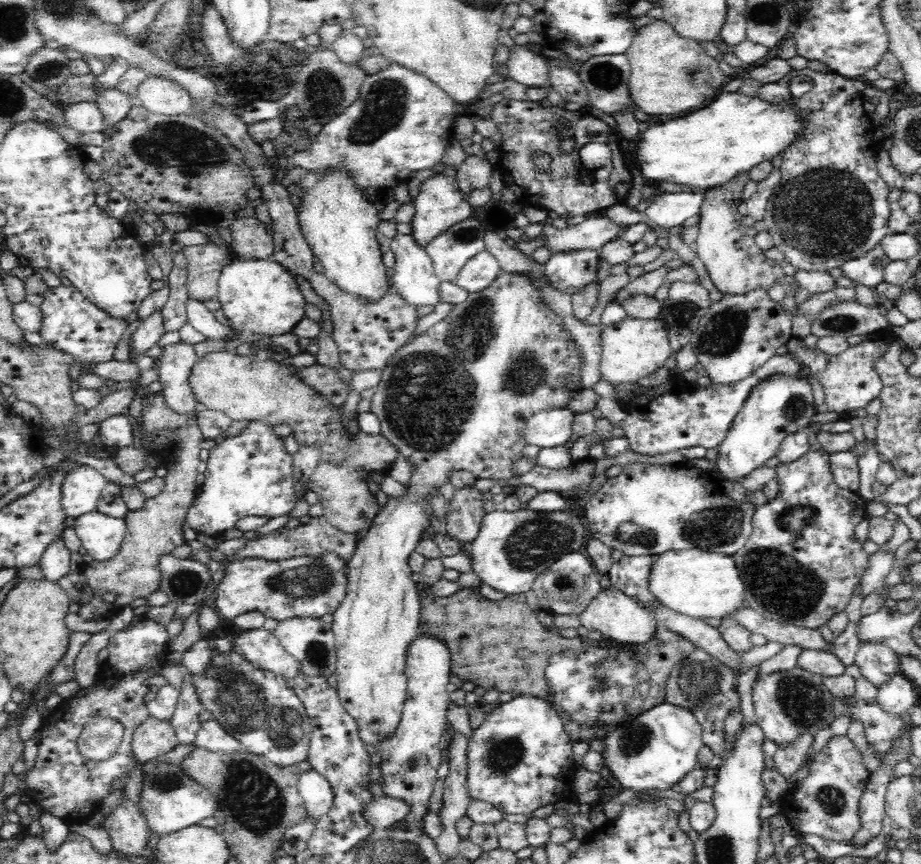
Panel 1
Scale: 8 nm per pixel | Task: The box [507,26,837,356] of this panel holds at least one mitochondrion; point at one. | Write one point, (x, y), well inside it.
(683, 314)

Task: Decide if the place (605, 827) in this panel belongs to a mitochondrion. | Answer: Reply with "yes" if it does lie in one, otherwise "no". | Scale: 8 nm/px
no

